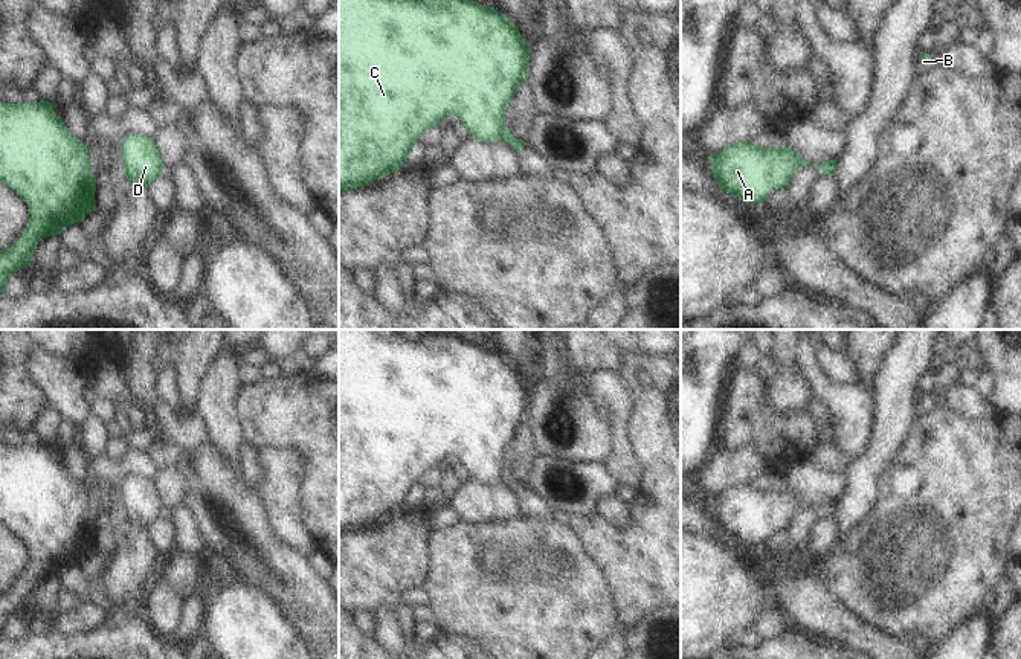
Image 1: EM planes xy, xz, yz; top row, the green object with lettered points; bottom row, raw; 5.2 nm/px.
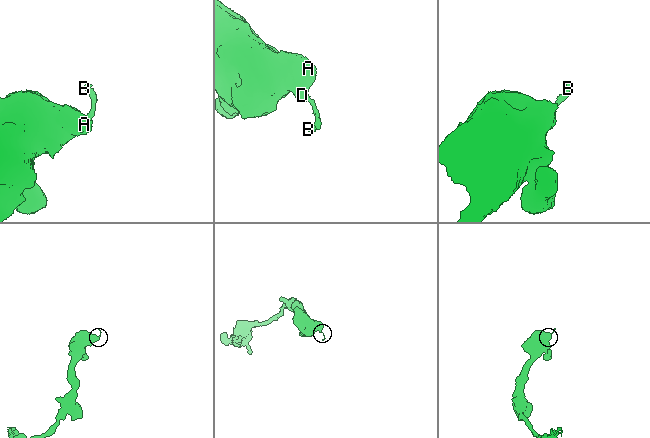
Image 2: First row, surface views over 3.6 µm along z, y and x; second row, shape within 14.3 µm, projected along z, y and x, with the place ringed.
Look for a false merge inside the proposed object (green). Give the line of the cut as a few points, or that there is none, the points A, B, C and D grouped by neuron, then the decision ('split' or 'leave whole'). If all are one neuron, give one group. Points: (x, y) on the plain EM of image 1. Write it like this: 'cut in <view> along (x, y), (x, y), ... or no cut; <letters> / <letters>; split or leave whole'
cut in xz along (505, 467), (501, 479); A C D / B; split

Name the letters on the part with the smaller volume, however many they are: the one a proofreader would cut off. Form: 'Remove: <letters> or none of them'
Remove: B

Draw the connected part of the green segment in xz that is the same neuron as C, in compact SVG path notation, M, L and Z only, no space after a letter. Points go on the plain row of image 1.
M339 330L339 534L371 526L403 510L420 477L444 464L447 458L456 458L470 473L472 481L484 484L501 482L507 468L505 452L511 447L513 438L530 415L530 397L531 387L523 381L517 368L493 348L465 342L455 336L436 336L424 331L414 342L397 330Z

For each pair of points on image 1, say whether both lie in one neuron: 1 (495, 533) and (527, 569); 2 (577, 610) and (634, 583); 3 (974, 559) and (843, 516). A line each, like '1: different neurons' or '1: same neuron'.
1: same neuron
2: different neurons
3: different neurons

